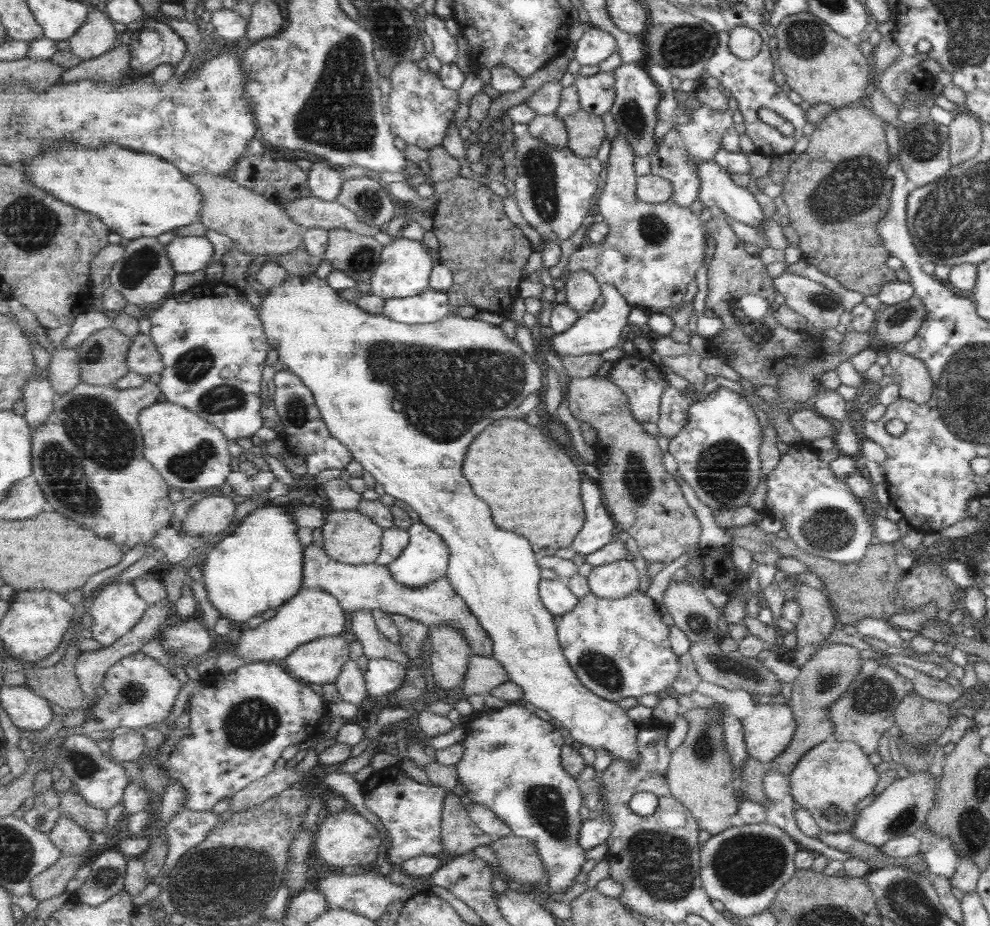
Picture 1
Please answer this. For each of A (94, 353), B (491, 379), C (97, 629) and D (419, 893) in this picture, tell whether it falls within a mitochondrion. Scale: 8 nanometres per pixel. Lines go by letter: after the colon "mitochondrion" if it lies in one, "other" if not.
A: mitochondrion
B: mitochondrion
C: other
D: other

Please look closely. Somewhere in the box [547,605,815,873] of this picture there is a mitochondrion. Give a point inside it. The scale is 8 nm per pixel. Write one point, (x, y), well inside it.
(604, 672)

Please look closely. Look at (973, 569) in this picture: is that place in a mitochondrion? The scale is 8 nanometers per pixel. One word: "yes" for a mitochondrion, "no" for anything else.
no

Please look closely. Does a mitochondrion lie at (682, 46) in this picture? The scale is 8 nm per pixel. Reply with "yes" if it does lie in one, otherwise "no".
yes

